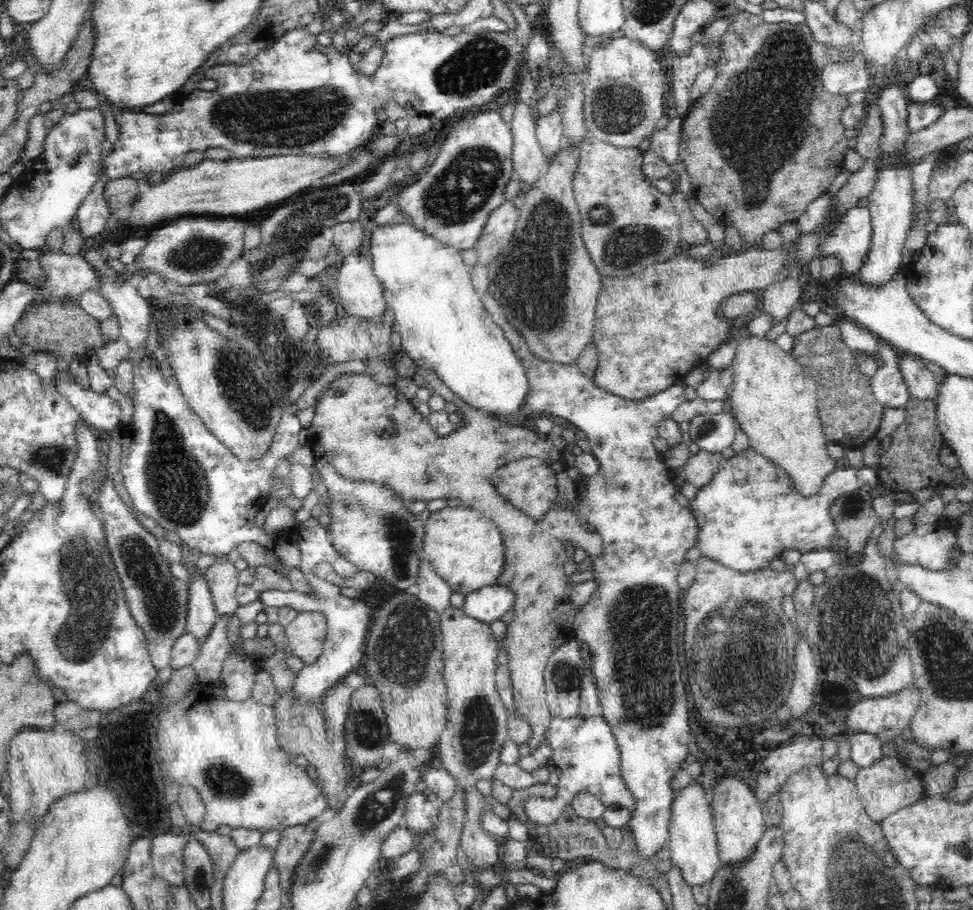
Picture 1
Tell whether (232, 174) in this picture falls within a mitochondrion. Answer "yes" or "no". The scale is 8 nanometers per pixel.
no

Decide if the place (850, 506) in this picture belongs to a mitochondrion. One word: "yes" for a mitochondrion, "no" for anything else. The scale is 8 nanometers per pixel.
yes

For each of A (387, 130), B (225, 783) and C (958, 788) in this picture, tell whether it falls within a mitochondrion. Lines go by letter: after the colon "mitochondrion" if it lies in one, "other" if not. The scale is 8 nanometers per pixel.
A: other
B: mitochondrion
C: other

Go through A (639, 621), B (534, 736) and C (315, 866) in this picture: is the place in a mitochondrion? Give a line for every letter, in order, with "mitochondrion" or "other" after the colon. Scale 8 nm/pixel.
A: mitochondrion
B: other
C: mitochondrion

